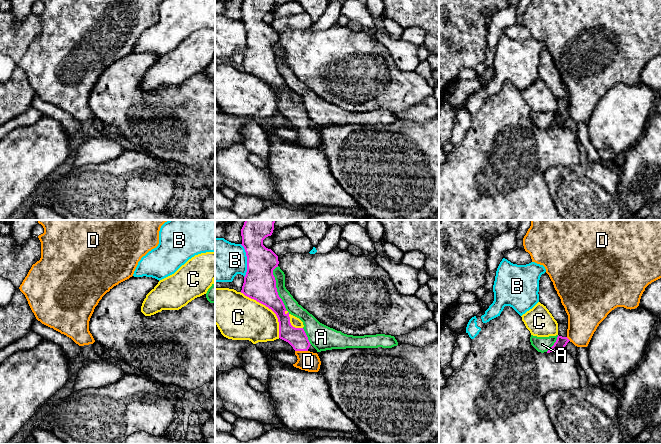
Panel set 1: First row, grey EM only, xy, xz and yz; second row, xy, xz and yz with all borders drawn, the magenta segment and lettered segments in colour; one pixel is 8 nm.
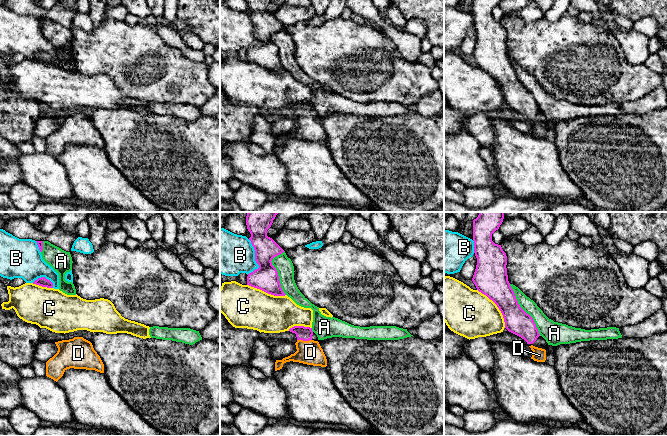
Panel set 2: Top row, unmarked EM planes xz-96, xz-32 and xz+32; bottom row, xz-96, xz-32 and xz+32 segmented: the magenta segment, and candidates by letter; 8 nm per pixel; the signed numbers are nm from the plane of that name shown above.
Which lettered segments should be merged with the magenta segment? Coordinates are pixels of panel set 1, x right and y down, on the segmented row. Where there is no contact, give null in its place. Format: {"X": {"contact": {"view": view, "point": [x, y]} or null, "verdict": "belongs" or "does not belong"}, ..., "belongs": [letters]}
{"A": {"contact": {"view": "xz", "point": [276, 290]}, "verdict": "does not belong"}, "B": {"contact": {"view": "xz", "point": [247, 261]}, "verdict": "does not belong"}, "C": {"contact": {"view": "xz", "point": [269, 308]}, "verdict": "does not belong"}, "D": {"contact": {"view": "xz", "point": [301, 350]}, "verdict": "belongs"}, "belongs": ["D"]}

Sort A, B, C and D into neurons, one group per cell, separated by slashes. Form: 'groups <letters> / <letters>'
groups A / B / C / D

